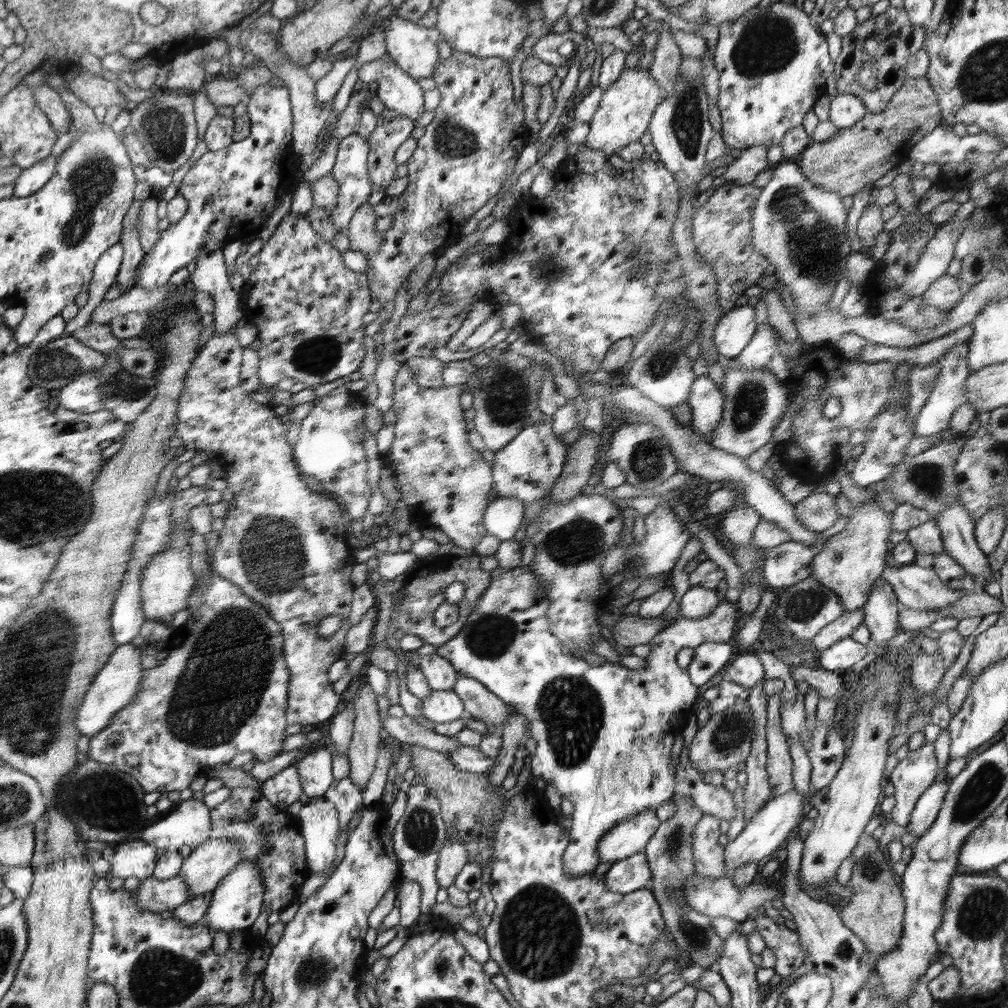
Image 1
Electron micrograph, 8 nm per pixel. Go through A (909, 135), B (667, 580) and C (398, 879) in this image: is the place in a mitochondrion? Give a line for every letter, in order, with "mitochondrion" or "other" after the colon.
A: other
B: other
C: other

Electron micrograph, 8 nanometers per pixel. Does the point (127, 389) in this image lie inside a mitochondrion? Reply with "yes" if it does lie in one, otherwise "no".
yes

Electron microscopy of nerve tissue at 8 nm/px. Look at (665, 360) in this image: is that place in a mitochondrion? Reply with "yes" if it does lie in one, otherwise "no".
yes

